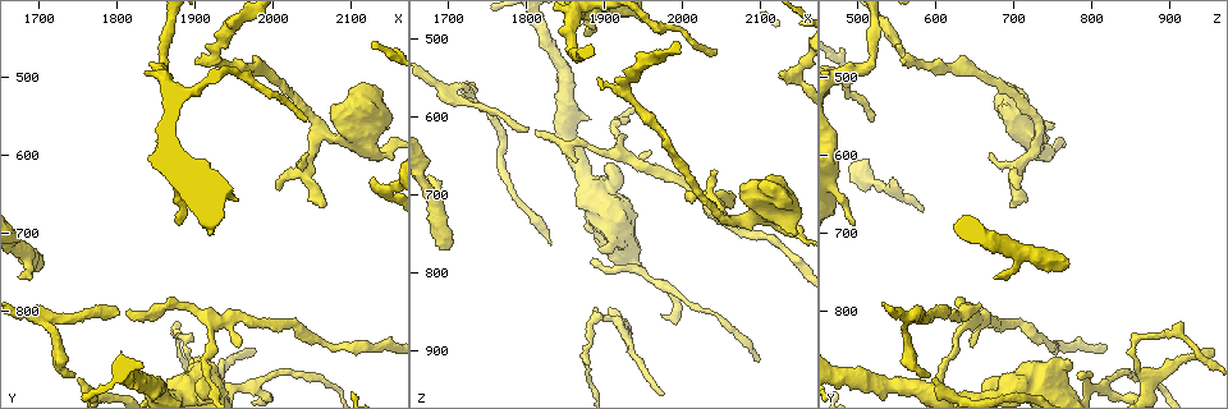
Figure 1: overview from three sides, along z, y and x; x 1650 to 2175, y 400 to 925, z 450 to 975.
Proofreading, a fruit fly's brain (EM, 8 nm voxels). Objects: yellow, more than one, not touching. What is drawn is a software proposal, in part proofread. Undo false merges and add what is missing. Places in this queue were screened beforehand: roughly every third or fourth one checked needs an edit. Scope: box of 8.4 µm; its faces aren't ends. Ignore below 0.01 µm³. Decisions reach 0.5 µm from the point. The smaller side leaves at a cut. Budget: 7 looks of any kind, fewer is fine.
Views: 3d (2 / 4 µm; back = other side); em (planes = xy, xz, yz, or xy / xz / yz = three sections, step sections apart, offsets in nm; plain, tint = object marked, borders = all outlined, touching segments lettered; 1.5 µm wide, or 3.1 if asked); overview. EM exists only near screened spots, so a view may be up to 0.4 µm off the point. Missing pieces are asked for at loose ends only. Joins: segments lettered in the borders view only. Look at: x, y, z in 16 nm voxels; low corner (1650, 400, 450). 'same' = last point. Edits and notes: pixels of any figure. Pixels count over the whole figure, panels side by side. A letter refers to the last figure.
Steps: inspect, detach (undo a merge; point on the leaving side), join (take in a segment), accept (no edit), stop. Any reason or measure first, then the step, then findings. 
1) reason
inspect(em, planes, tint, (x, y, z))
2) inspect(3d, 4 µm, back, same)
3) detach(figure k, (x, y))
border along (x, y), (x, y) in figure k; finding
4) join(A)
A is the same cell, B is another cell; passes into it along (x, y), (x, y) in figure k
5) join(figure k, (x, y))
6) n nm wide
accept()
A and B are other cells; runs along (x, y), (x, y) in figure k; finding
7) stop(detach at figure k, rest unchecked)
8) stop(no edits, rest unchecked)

abrupt turn
inspect(em, planes, borders, (2140, 600, 740))

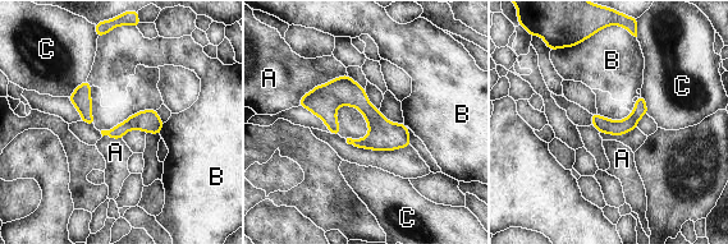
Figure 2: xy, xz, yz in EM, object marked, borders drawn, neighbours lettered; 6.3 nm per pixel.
accept()
A, B and C are other cells; border along (590, 37), (566, 47) in figure 2; continuous, no second neuron

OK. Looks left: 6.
an open end
inspect(em, planes, borders, (2060, 665, 695))

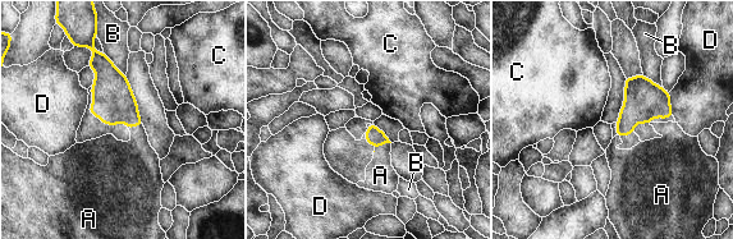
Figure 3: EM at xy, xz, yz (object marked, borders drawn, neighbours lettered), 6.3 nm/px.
110 nm wide
join(A)
A is the same cell, B, C and D are other cells; passes into it along (374, 136), (383, 143), (380, 175) in figure 3; the neuron continues

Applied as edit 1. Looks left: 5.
free end
inspect(3d, 4 µm, (2045, 555, 510))

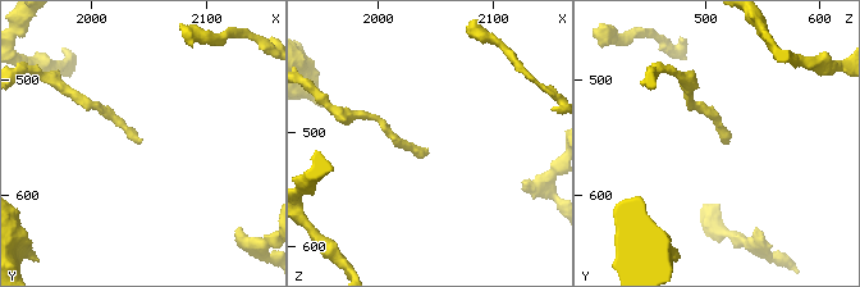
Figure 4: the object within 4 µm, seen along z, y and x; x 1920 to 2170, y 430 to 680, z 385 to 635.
need the tissue
inspect(em, xy, step 4, tint, (2046, 554, 514))

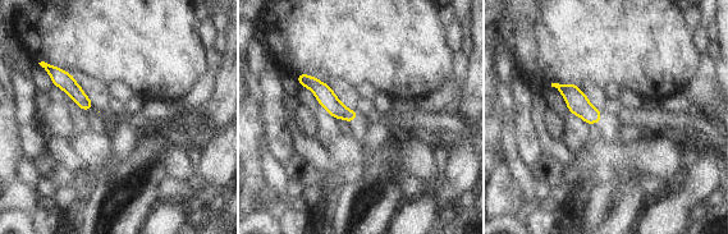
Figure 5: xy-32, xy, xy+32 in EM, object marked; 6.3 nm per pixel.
inspect(em, planes, borders, same)

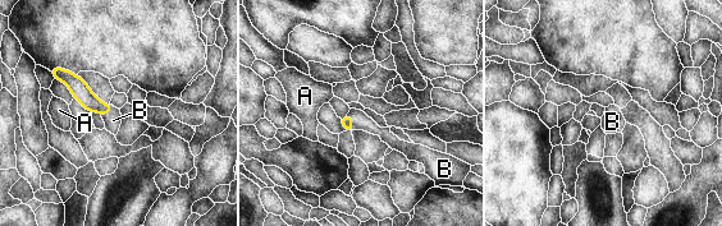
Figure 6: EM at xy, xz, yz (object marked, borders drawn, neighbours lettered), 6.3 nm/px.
join(B)
B is the same cell, A is another cell; passes into it along (346, 121), (352, 120), (361, 121) in figure 6; the neuron continues

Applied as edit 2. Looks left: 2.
stop(join at figure 3, join at figure 6, rest unchecked)

